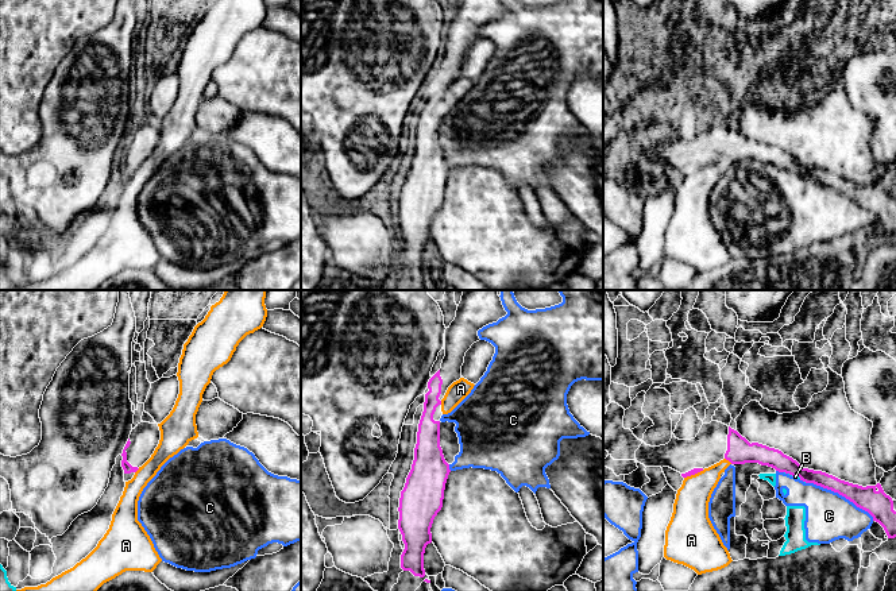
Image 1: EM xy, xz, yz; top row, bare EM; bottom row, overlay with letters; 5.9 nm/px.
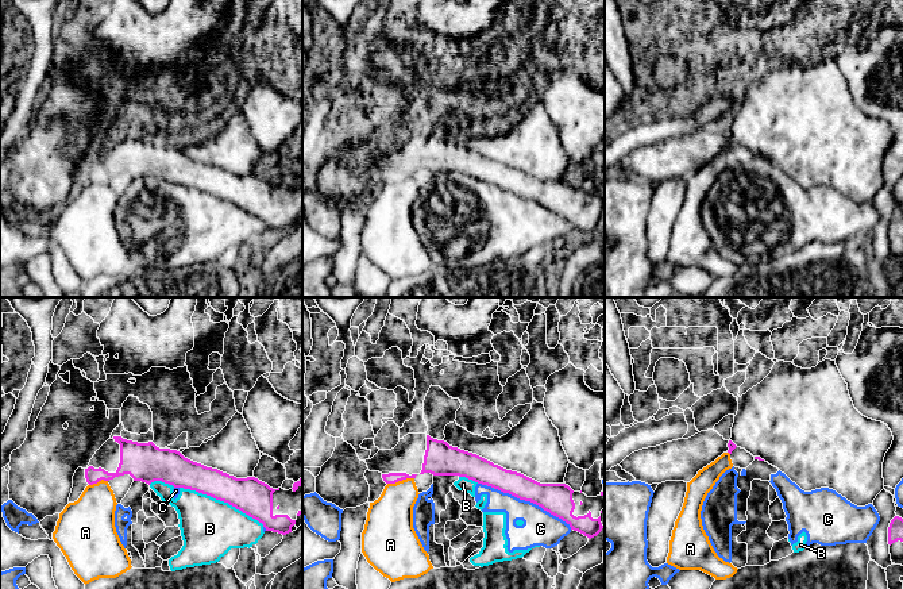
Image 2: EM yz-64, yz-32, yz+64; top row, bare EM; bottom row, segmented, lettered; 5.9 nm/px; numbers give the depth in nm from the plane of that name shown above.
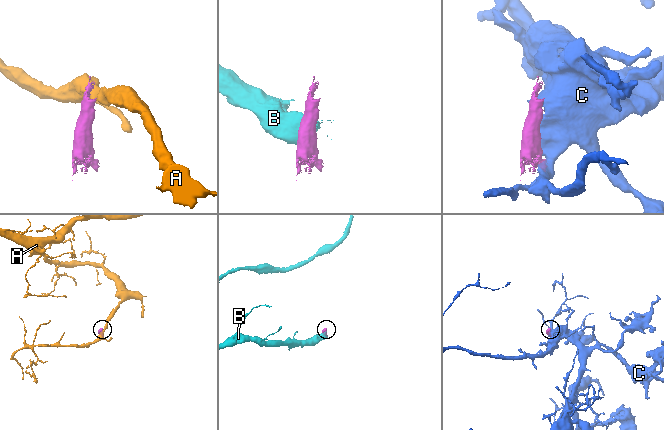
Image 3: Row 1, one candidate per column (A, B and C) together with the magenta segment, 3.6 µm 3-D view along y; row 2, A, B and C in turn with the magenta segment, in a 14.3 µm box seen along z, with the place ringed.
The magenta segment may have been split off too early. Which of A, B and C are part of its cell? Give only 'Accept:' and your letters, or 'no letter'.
Accept: no letter

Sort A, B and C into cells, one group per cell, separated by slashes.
A / B C

